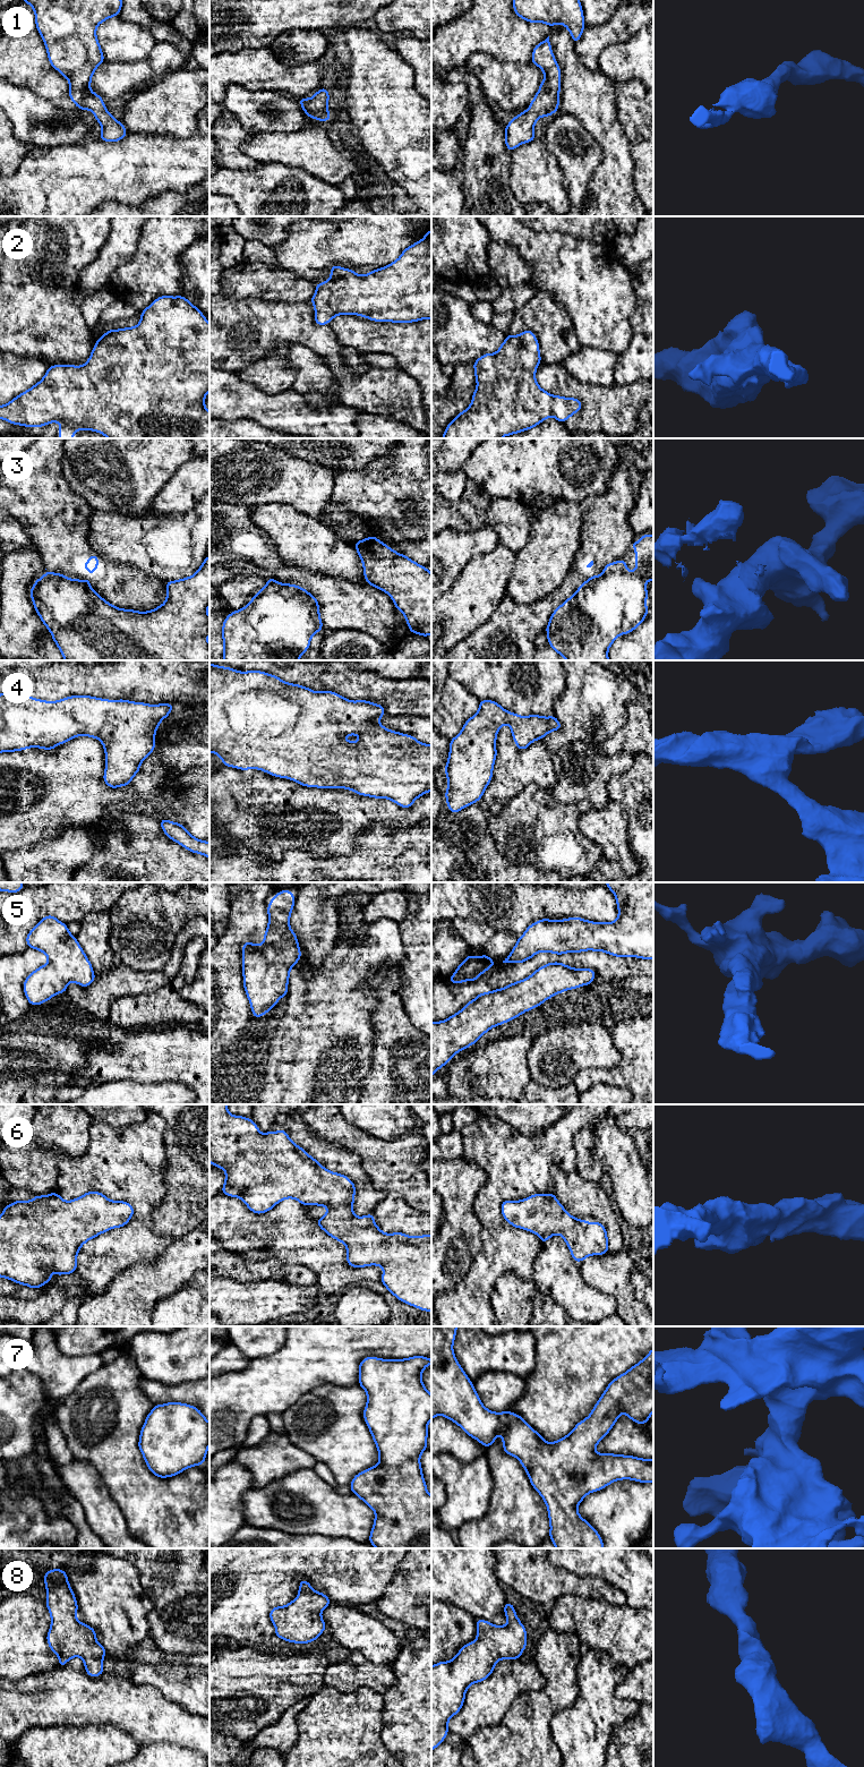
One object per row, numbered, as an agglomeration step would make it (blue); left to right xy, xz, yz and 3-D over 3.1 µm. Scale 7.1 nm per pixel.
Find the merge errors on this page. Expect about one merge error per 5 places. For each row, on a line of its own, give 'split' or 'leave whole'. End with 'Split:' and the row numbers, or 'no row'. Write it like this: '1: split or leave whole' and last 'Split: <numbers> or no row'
1: leave whole
2: leave whole
3: split
4: leave whole
5: leave whole
6: leave whole
7: leave whole
8: leave whole
Split: 3

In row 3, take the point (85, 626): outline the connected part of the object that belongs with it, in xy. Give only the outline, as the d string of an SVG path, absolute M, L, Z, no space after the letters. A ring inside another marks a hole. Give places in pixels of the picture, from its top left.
M209 556L191 577L165 582L166 600L148 612L118 608L80 580L46 573L31 588L31 598L65 660L209 660Z

